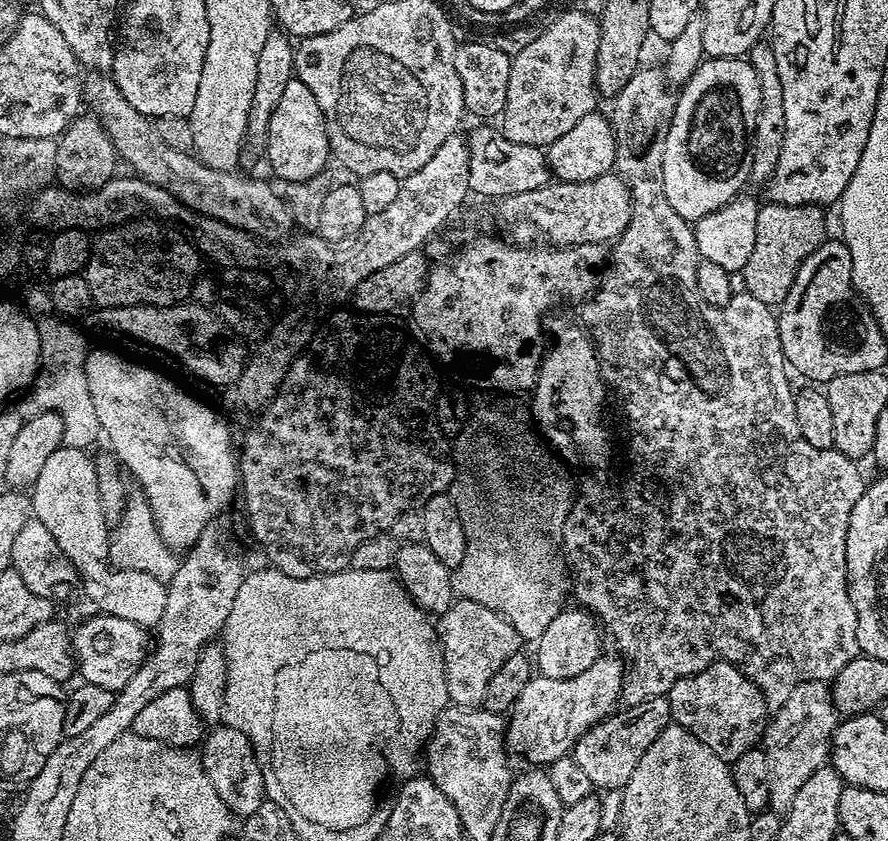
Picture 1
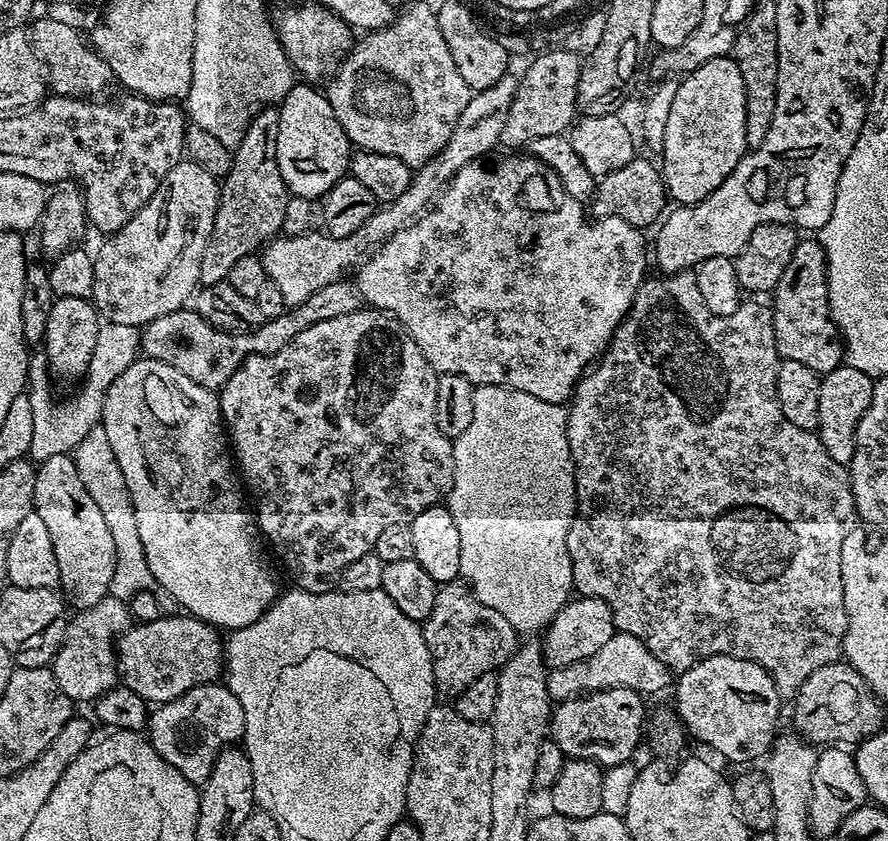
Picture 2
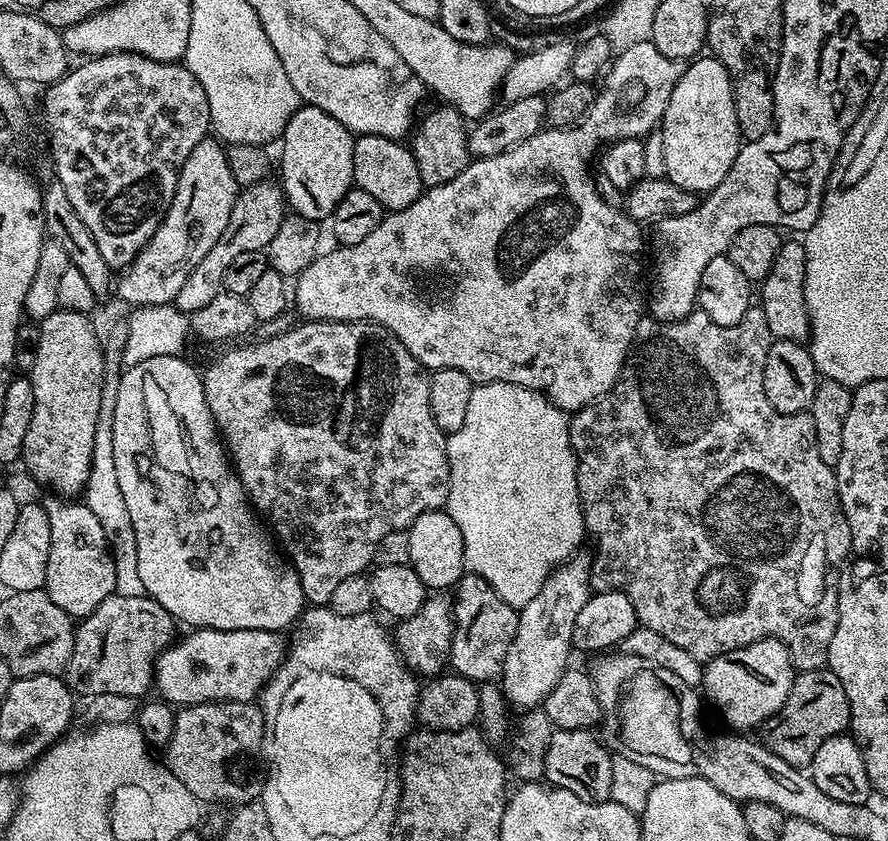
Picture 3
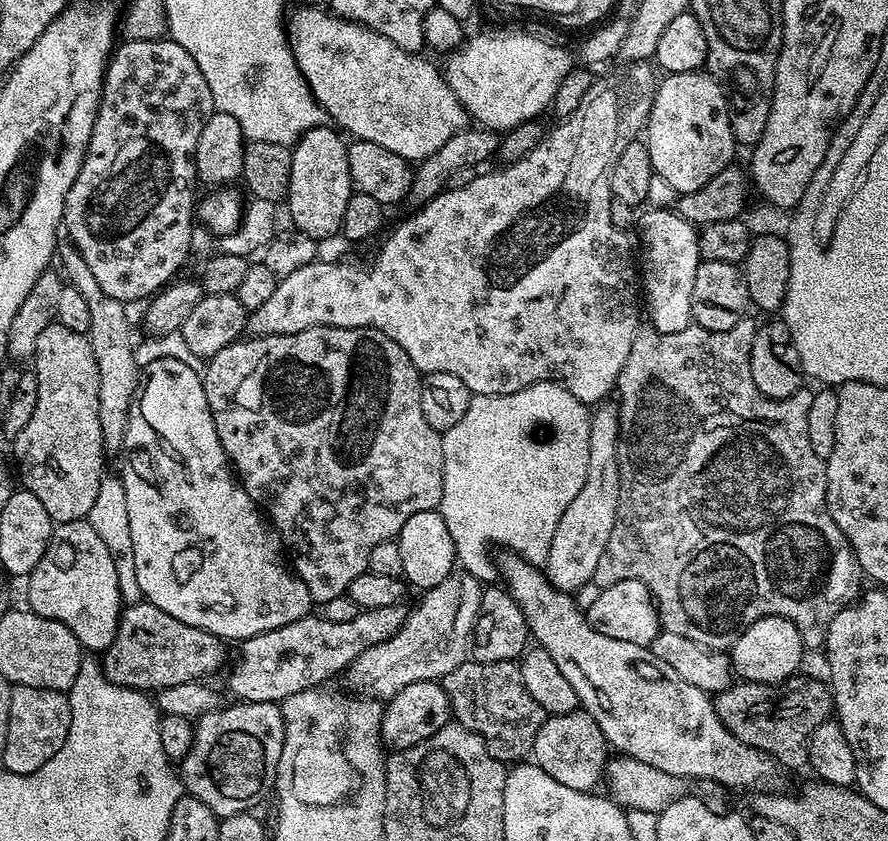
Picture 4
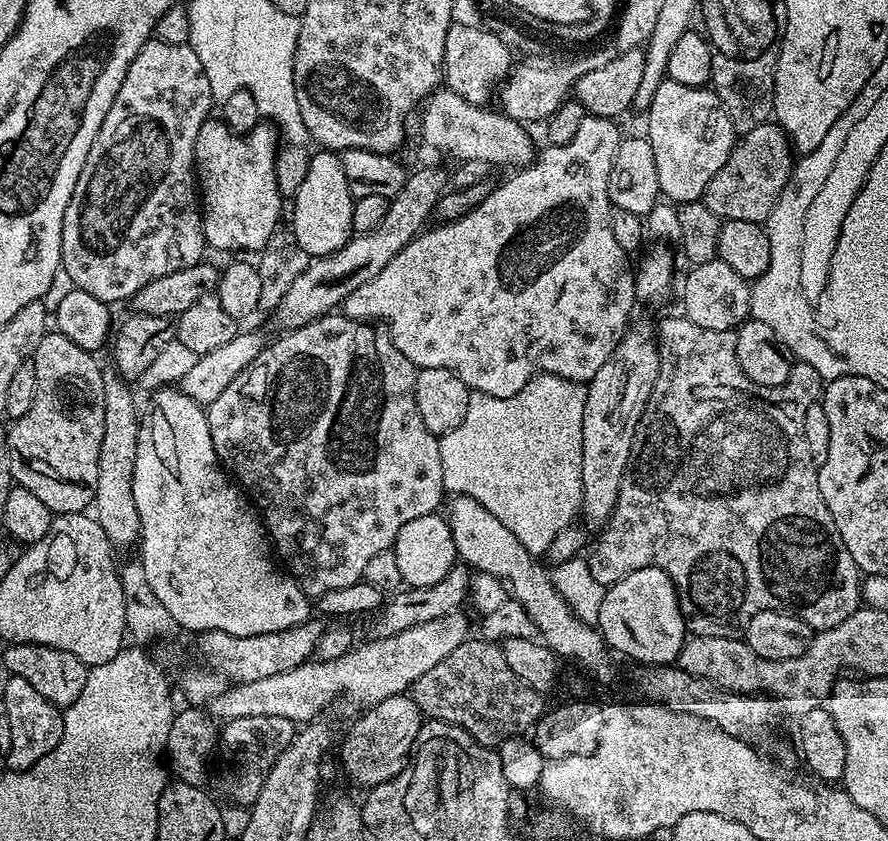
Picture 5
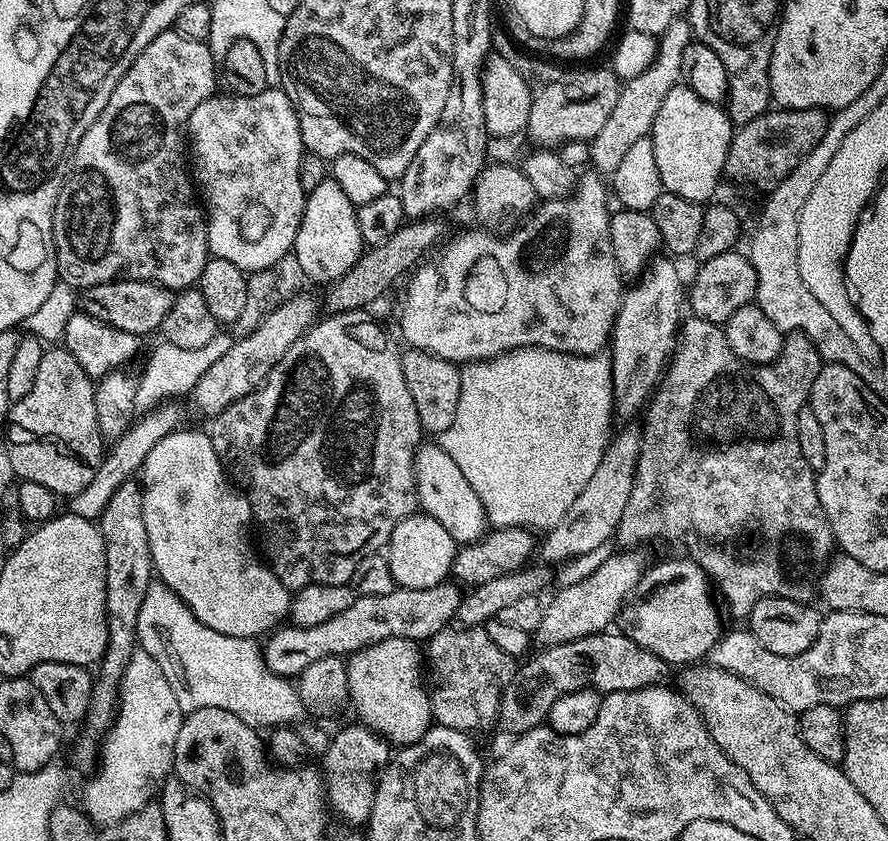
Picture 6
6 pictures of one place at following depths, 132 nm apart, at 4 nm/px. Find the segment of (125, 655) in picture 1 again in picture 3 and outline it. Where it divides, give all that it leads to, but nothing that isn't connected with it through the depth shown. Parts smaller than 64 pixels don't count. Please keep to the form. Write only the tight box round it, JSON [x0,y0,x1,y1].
[154,628,286,706]

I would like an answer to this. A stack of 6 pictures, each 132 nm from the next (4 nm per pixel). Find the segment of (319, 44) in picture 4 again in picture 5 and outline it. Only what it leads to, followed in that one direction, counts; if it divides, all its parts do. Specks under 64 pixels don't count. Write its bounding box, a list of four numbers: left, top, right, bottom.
[419,90,534,166]

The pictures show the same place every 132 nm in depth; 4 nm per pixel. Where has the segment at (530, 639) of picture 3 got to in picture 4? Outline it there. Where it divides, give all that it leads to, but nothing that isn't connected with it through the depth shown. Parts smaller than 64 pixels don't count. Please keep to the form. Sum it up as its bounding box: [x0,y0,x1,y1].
[542,403,620,594]

